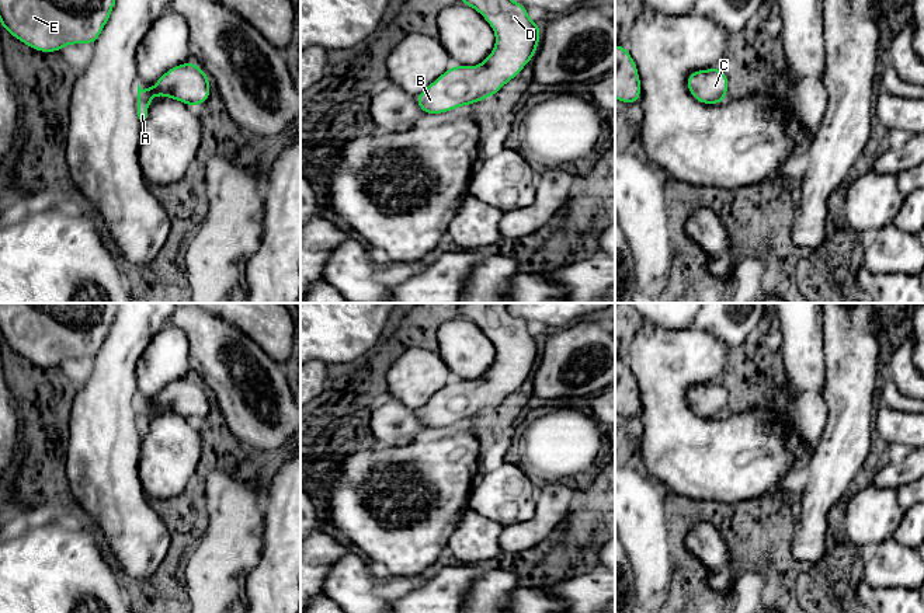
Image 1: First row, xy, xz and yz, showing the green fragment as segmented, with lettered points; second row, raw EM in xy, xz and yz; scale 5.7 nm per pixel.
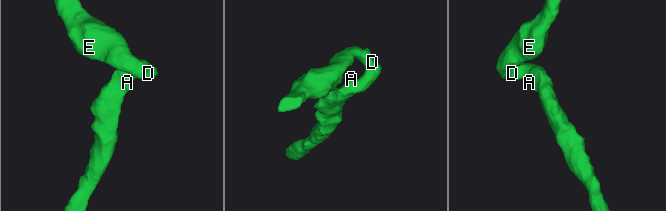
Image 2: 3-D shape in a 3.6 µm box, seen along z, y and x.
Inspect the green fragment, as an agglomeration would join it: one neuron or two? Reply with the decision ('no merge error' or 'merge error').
no merge error

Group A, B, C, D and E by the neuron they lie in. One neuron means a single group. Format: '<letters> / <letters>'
A B C D E

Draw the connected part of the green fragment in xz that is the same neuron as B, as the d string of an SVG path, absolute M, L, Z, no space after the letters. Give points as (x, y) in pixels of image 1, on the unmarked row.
M462 303L459 311L461 318L475 323L490 338L496 346L496 359L479 380L452 380L434 394L425 405L418 407L414 412L424 429L444 428L494 410L525 382L539 358L539 339L528 331L524 318L513 316L507 310L506 303Z

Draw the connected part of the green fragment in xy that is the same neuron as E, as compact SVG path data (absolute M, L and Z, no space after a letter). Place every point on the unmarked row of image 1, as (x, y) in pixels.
M0 303L0 338L38 366L58 366L83 356L93 361L115 316L115 303Z

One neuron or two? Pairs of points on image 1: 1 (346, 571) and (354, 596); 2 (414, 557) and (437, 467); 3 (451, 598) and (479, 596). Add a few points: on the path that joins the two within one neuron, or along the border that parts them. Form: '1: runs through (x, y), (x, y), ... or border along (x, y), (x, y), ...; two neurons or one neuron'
1: runs through (348, 577), (353, 591); one neuron
2: runs through (420, 535), (451, 500), (443, 490); one neuron
3: border along (485, 570), (469, 588), (465, 598); two neurons

